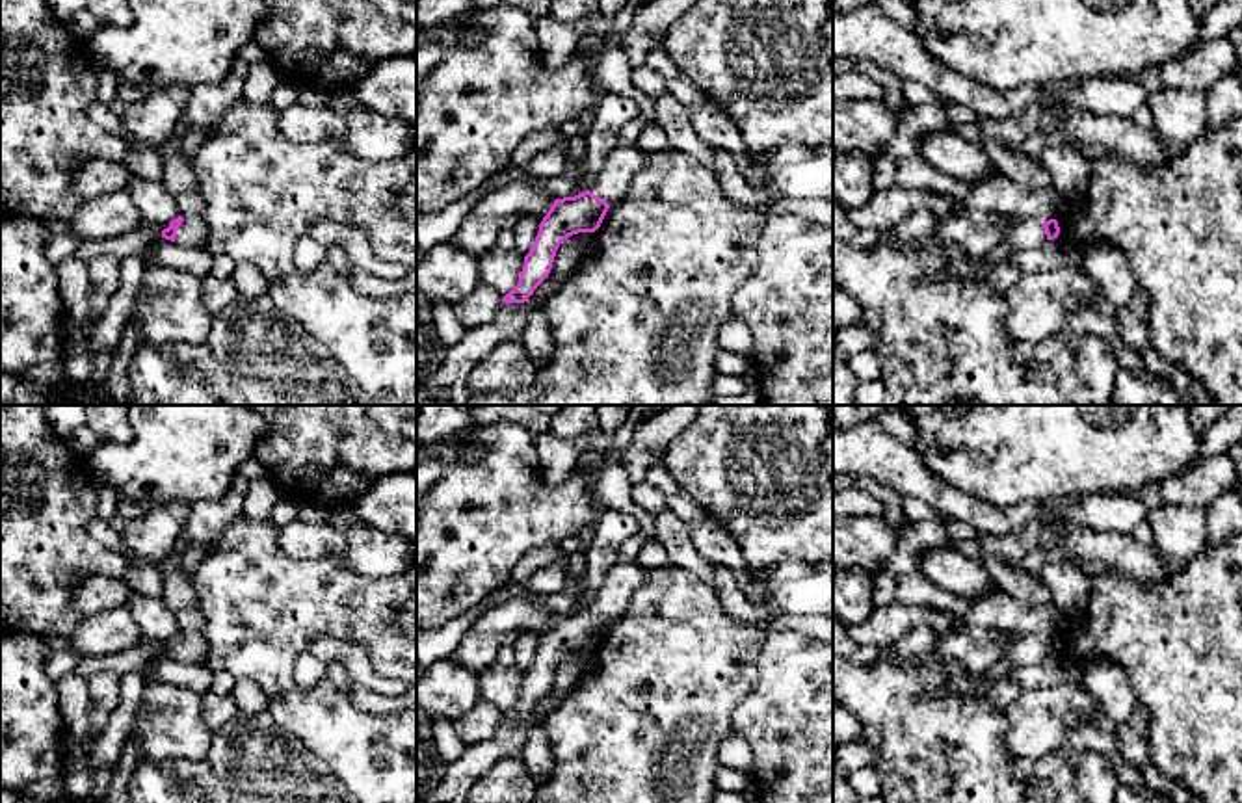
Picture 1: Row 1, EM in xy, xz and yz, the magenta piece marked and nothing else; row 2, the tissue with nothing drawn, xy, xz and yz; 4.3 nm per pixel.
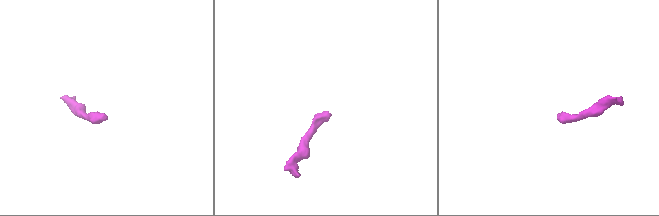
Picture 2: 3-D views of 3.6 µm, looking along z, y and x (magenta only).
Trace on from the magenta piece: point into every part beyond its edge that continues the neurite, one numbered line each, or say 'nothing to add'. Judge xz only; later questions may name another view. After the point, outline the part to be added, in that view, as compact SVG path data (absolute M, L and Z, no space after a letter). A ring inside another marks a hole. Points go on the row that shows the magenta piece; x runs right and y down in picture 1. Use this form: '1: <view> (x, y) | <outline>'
1: xz (623, 162) | M643 141L617 145L606 158L589 191L608 204L615 204L628 190L634 177L645 167L651 151Z

